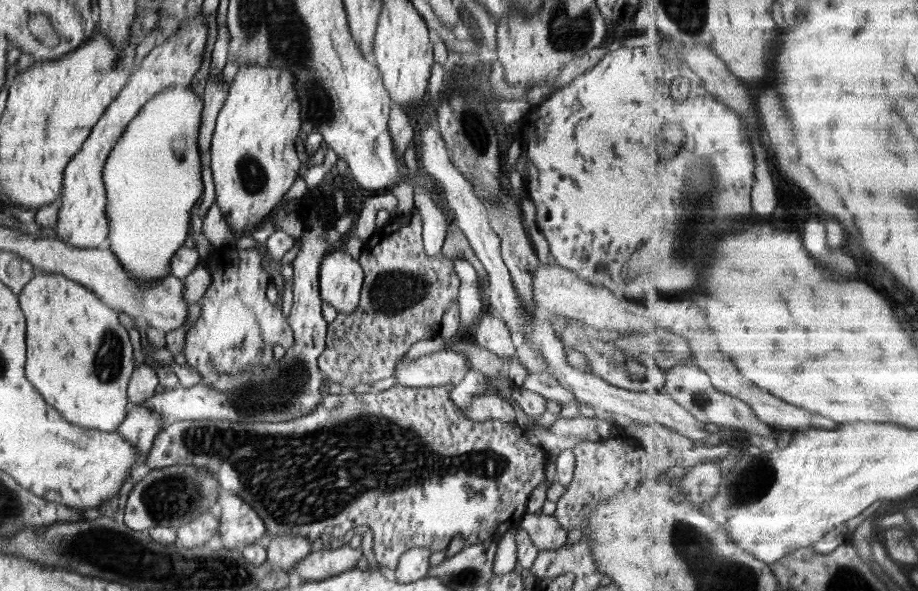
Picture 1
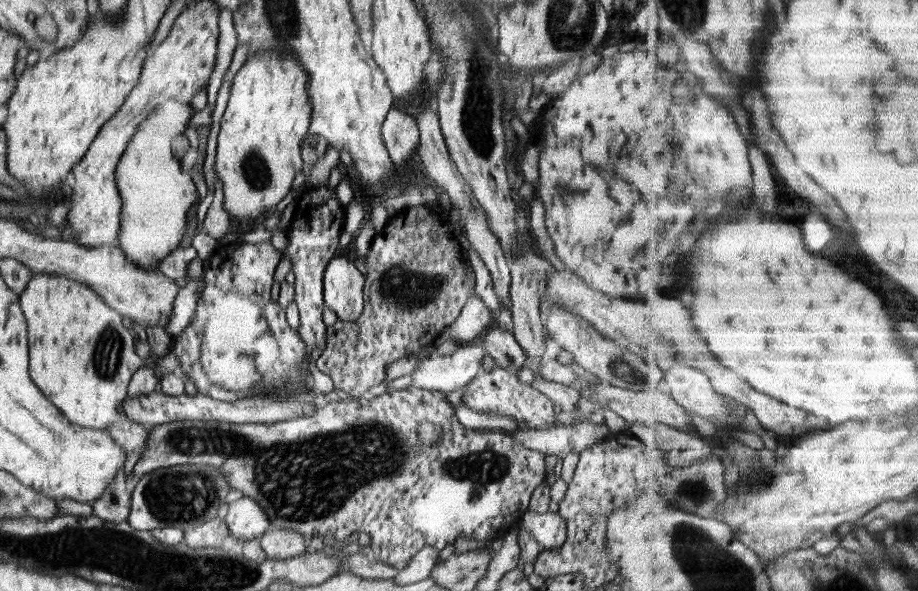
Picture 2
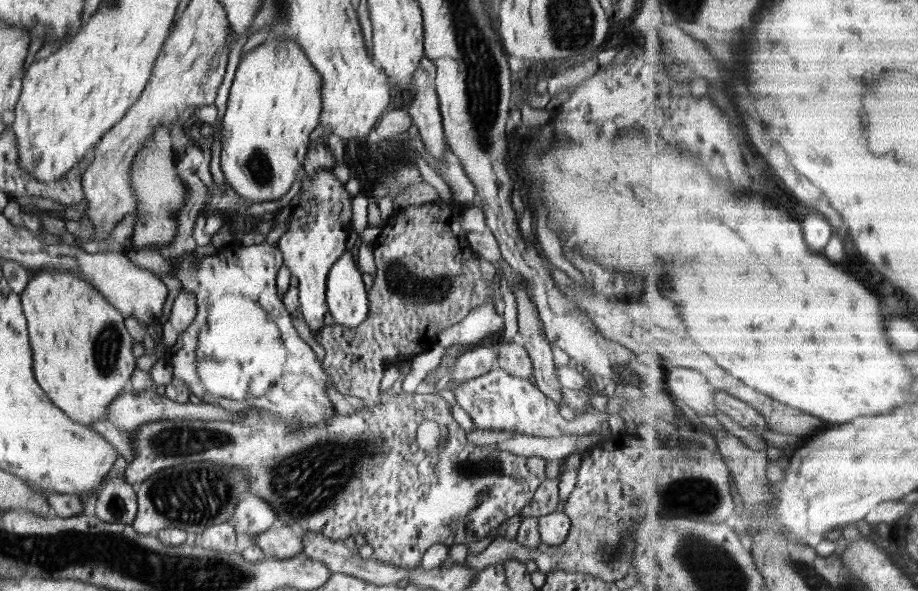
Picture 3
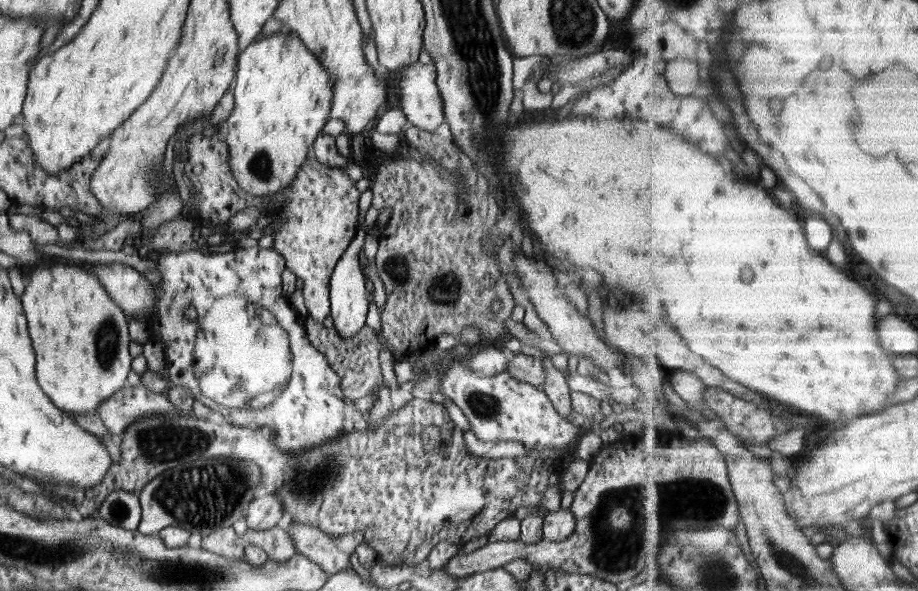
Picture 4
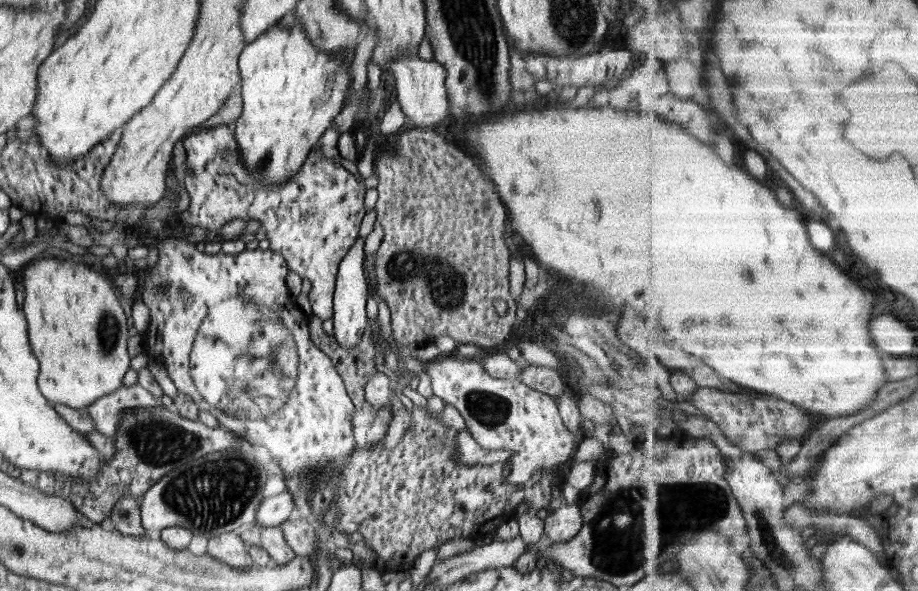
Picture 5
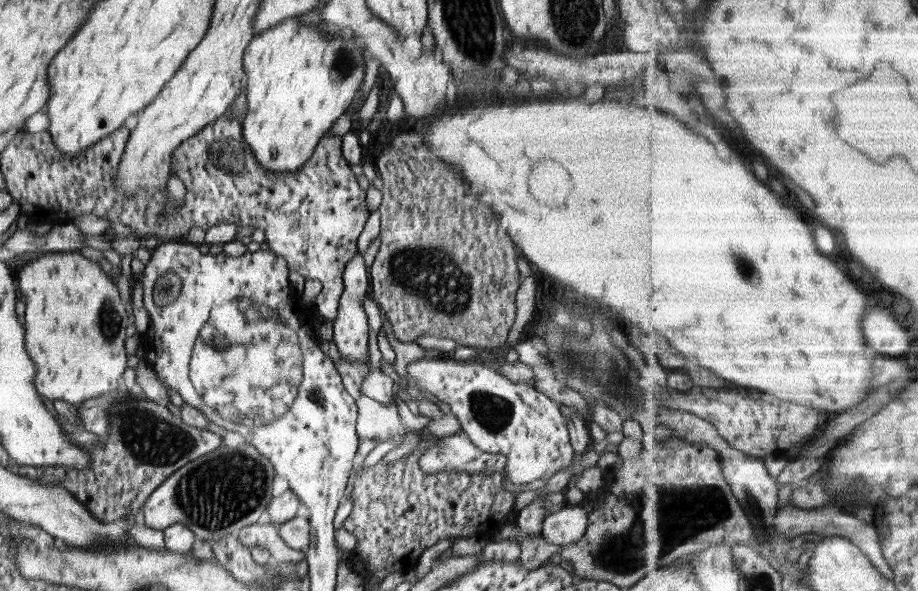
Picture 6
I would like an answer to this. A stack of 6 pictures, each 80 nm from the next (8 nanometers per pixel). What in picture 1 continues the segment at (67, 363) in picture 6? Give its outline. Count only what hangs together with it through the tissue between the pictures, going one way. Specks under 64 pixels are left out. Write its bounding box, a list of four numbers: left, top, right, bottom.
[19,273,135,431]

